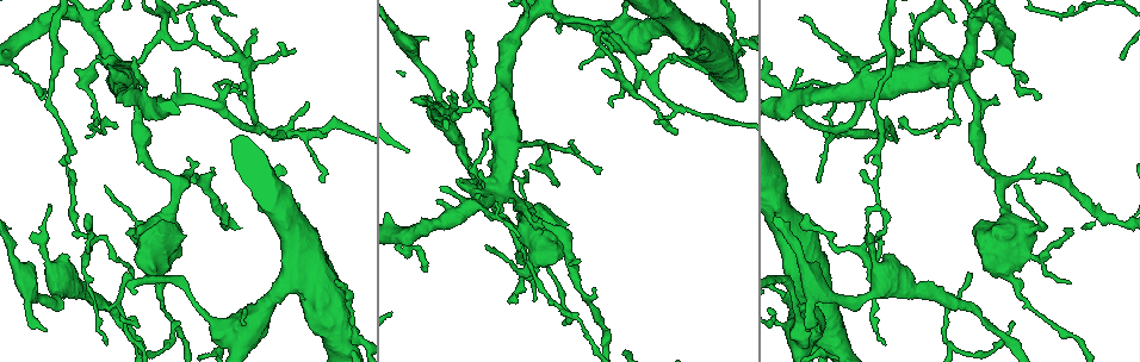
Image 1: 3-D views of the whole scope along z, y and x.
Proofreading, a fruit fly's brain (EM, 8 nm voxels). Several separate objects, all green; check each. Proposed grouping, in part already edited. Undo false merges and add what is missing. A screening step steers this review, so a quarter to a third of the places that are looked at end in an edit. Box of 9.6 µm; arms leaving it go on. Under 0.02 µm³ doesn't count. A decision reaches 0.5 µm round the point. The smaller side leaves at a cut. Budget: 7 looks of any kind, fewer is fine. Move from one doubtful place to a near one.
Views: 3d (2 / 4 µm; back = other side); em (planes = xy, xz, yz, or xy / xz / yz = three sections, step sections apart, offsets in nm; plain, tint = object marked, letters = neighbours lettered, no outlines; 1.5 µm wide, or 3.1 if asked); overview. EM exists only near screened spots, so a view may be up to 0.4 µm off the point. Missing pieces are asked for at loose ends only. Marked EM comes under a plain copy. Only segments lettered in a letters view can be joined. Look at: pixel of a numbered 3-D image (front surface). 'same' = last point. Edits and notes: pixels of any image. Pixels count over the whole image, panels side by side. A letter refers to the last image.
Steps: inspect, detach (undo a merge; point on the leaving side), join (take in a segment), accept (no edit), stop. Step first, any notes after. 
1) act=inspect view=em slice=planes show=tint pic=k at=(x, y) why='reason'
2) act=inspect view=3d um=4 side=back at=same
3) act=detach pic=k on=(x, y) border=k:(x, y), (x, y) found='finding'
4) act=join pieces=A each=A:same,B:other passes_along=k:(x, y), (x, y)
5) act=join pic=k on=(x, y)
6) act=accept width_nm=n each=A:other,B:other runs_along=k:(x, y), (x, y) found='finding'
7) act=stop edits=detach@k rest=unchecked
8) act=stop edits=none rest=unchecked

act=inspect view=3d um=2 pic=1 at=(534, 212) why='branch stops here'

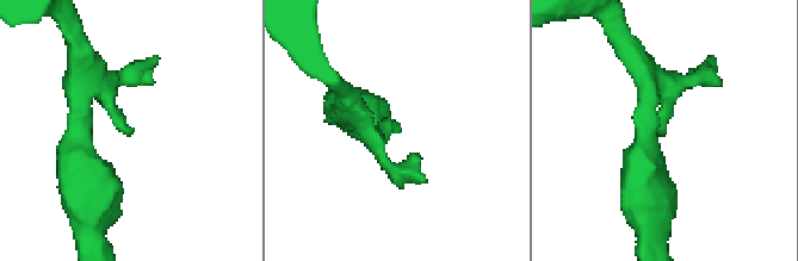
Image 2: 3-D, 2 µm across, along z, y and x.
act=inspect view=em slice=yz step=4 show=letters pic=2 at=(130, 134) arm_widths_nm=200,260 why='need the tissue'

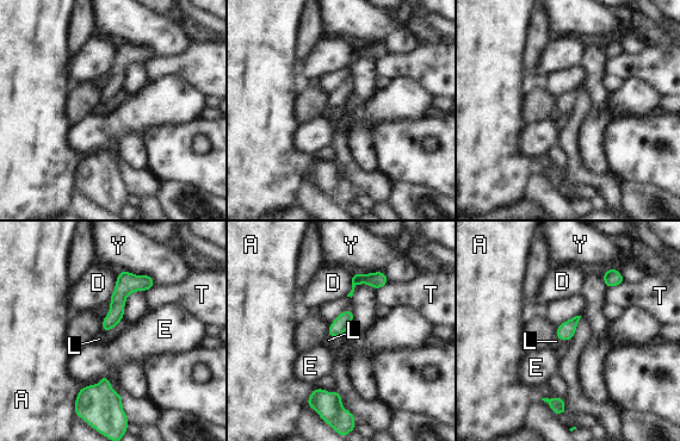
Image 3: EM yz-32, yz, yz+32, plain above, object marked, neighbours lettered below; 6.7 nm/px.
act=accept each=A:other,D:other,E:other,L:other,T:other,Y:other border=3:(556, 336), (562, 341) found='no lettered segment goes on from it'

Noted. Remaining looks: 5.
act=inspect view=em slice=planes show=letters pic=1 at=(424, 270) why='end of a long branch'

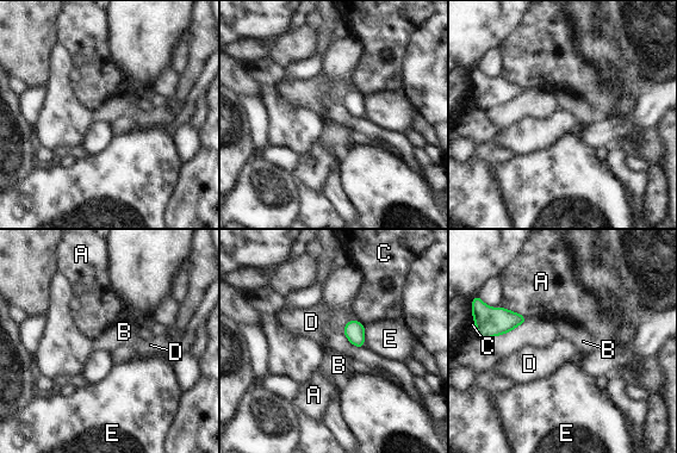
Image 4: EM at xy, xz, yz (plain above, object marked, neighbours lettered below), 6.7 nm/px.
act=accept each=A:other,B:other,C:other,D:other,E:other found='no lettered segment goes on from it'

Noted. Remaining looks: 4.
act=inspect view=em slice=xy step=8 show=tint pic=1 at=(133, 276) why='thin end'

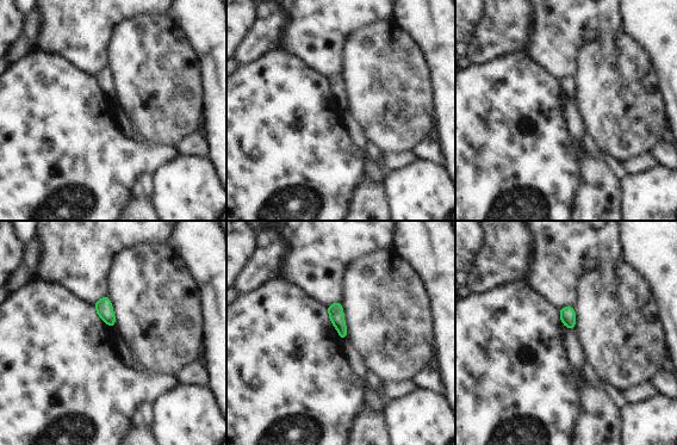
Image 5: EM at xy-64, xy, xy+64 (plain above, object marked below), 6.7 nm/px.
act=inspect view=em slice=xy step=8 show=letters at=same

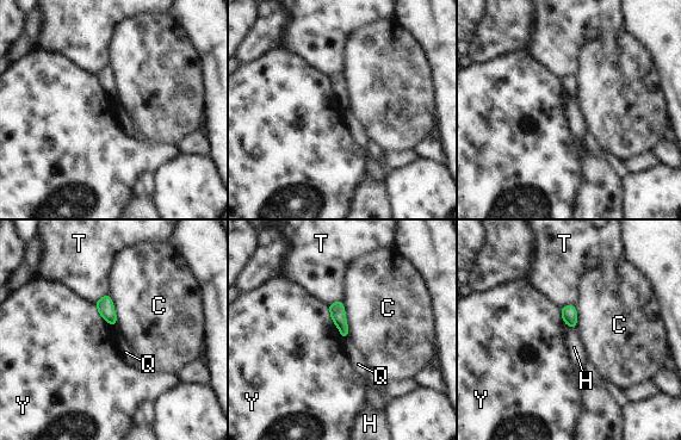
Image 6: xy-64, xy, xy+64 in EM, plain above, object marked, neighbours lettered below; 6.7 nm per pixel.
act=accept each=C:other,H:other,Q:other,T:other,Y:other border=6:(327, 307), (333, 323), (344, 339) found='no lettered segment goes on from it'

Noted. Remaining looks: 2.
act=stop edits=none rest=unchecked

